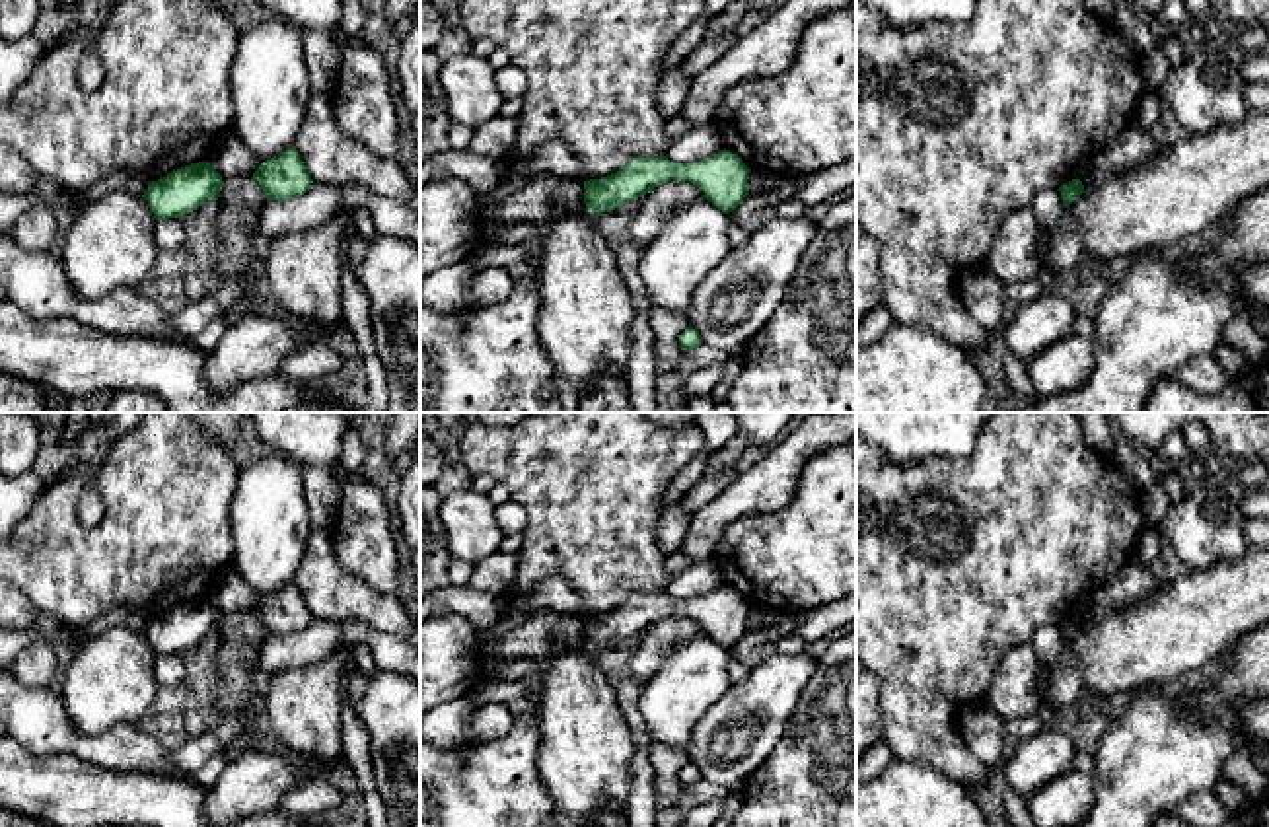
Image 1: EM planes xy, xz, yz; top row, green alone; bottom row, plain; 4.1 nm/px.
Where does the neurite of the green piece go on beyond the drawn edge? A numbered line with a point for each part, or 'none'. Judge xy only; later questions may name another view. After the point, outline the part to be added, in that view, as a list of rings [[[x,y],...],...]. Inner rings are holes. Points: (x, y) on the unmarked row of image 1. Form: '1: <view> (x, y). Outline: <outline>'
none

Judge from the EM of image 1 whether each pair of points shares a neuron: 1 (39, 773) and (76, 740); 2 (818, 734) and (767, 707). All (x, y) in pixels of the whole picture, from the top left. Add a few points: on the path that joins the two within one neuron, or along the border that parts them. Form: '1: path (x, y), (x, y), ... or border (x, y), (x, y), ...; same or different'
1: border (20, 744), (36, 754), (76, 754), (108, 769); different
2: border (808, 678), (783, 738), (765, 759); different

